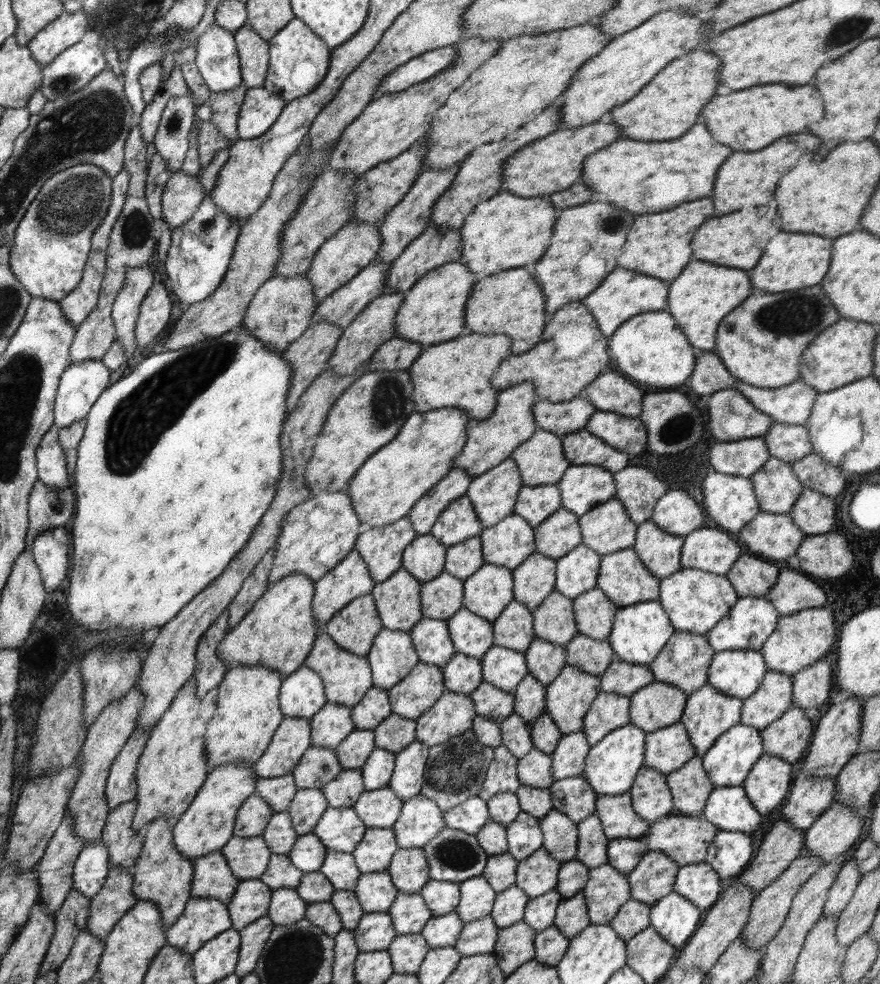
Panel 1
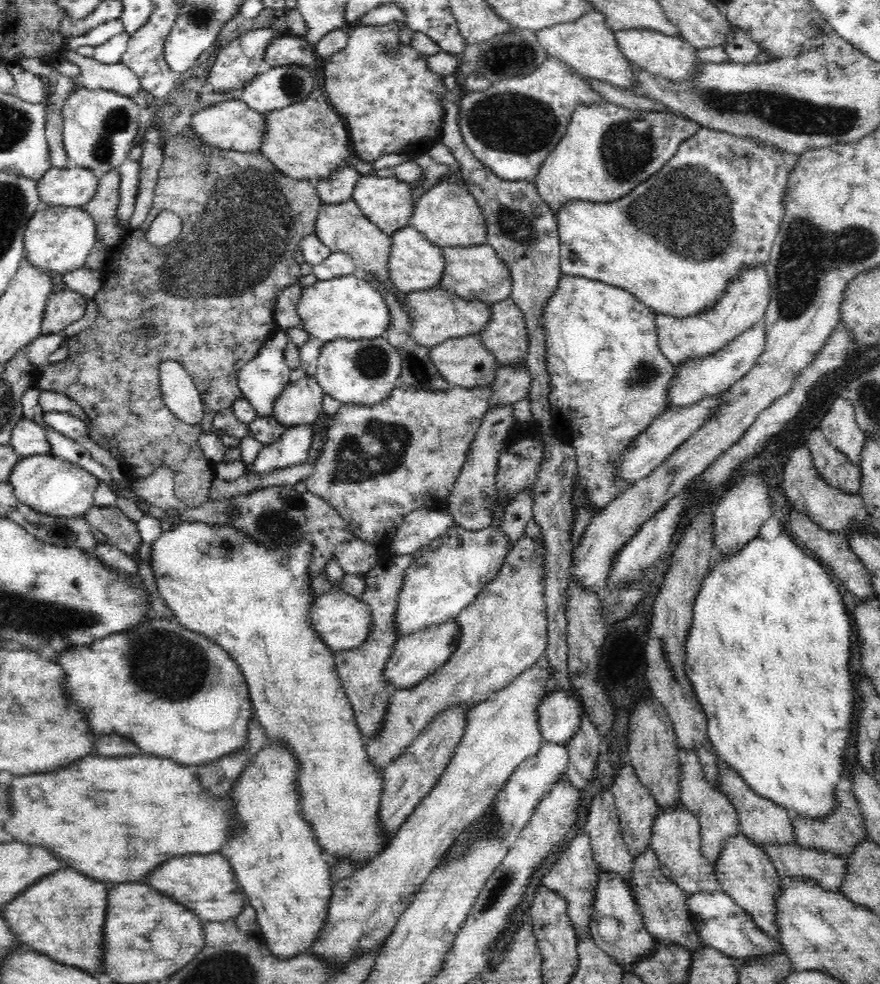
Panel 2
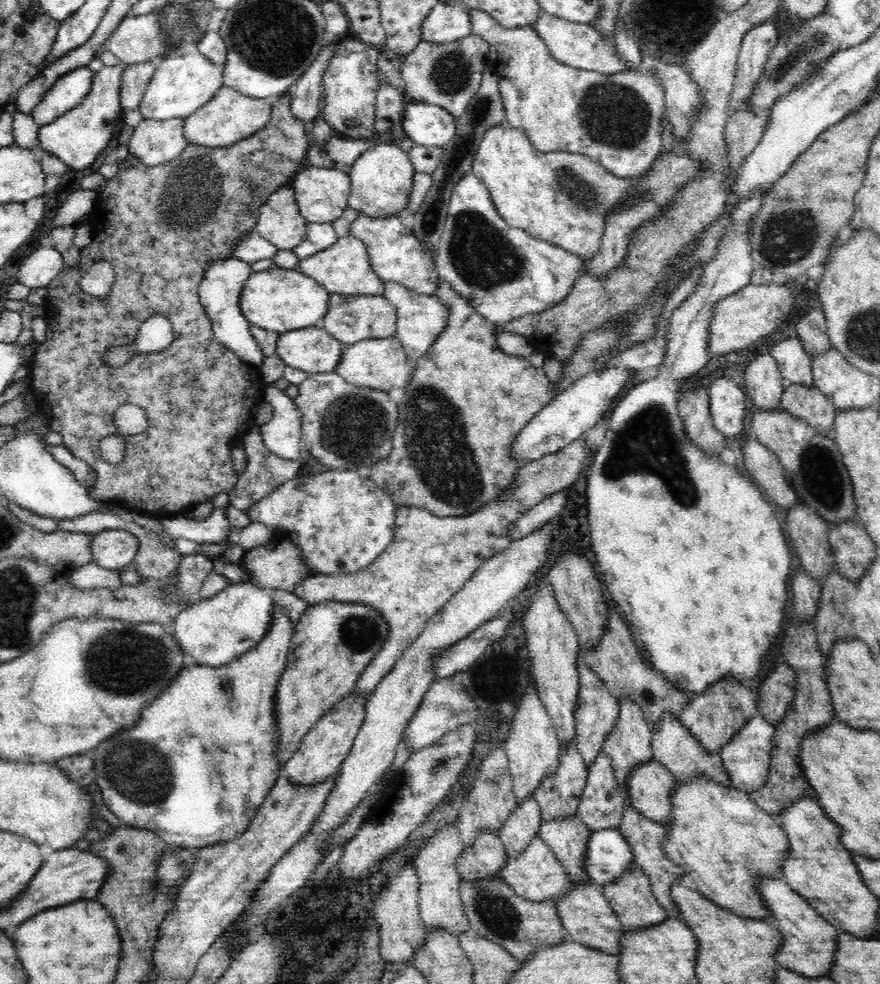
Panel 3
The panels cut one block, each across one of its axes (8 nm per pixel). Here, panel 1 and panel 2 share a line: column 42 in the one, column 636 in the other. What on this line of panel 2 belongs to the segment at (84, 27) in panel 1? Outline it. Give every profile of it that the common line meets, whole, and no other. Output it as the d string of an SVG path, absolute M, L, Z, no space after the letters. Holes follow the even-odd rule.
M644 28L612 31L621 53L632 65L644 68L655 76L664 76L670 82L690 80L696 74L696 69L700 68L700 64L704 64L694 55L694 46L678 36L668 36L662 32Z

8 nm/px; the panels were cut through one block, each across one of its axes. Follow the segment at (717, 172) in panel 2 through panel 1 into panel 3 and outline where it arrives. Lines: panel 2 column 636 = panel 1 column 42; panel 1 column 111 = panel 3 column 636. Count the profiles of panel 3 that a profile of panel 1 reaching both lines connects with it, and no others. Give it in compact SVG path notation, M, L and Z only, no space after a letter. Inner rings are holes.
M508 124L490 128L485 133L484 141L476 150L472 172L490 191L497 212L509 225L524 229L530 236L547 240L588 261L596 256L596 252L600 252L606 216L614 209L620 209L634 201L637 196L636 184L642 180L642 175L638 178L618 178L586 155L540 152L530 143L522 129Z

